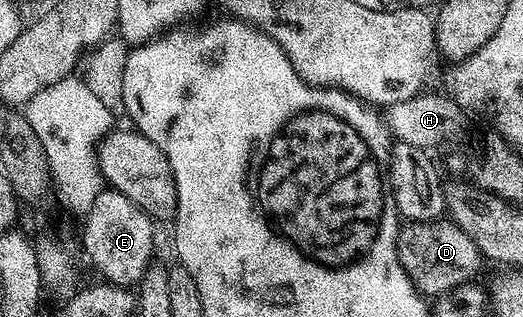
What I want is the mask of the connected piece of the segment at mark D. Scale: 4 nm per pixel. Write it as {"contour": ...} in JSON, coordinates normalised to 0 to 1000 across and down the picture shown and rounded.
{"contour":[[[860,694],[780,697],[778,716],[761,729],[755,795],[763,830],[803,931],[837,934],[899,893],[901,871],[916,839],[920,798],[881,732],[881,719]]]}

